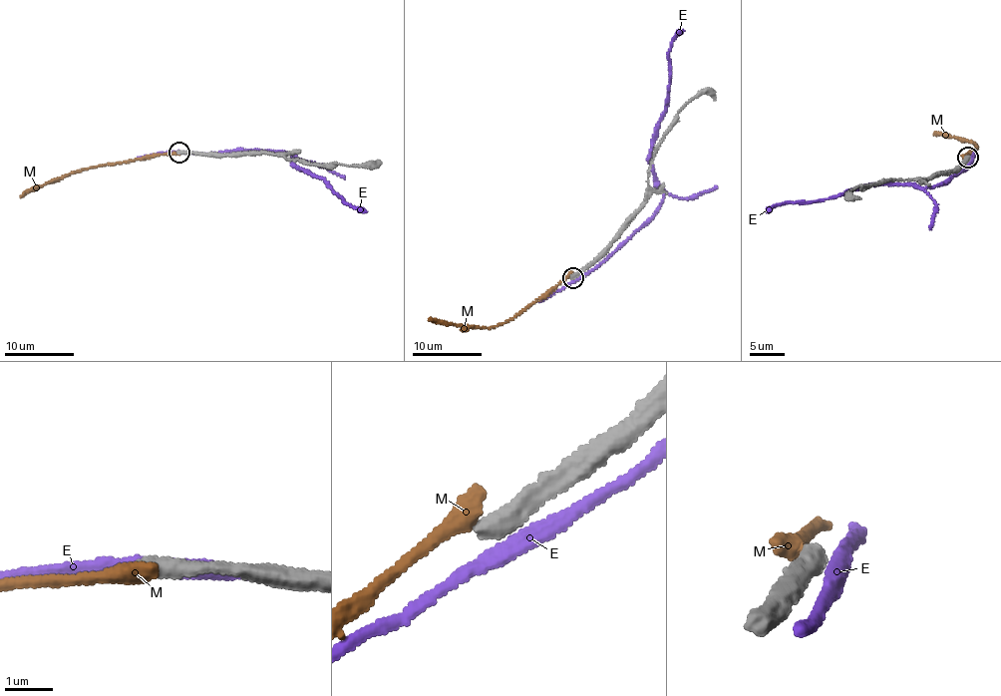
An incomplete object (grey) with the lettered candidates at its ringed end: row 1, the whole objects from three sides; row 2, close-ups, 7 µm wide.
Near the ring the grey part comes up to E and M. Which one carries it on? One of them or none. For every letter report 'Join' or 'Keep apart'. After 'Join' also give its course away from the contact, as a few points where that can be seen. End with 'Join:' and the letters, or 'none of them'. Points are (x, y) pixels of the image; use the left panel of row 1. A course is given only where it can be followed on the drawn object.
E: Keep apart
M: Keep apart
Join: none of them

